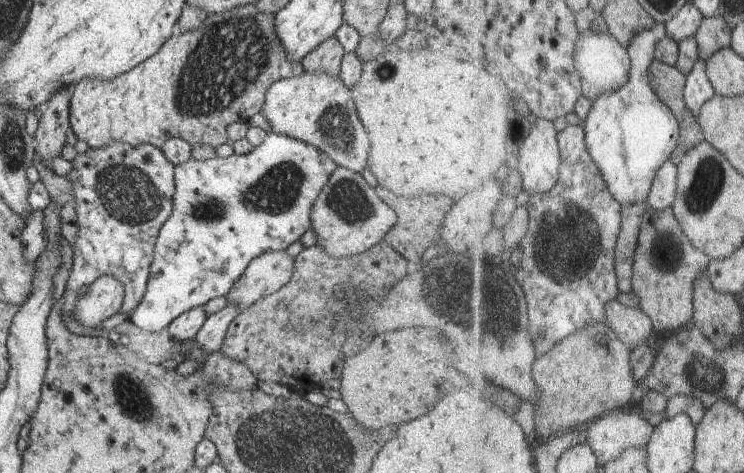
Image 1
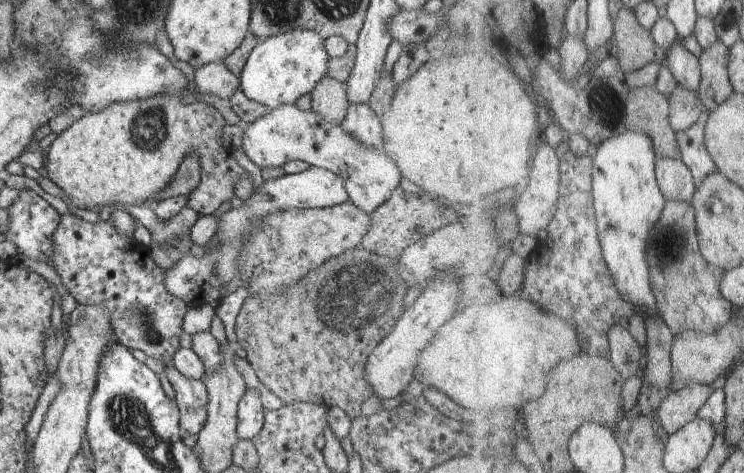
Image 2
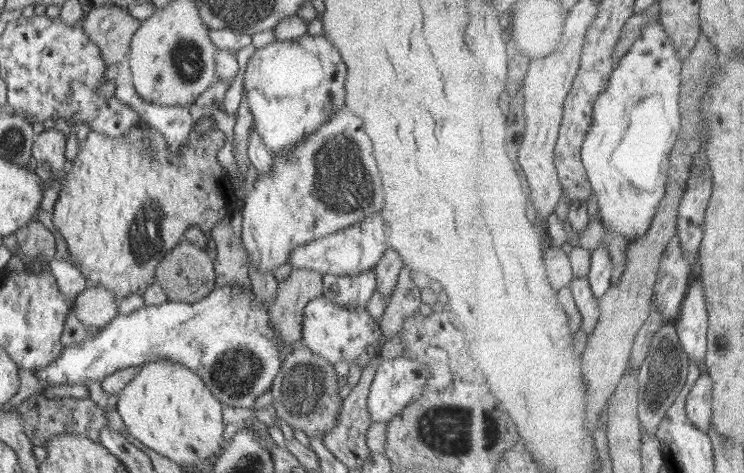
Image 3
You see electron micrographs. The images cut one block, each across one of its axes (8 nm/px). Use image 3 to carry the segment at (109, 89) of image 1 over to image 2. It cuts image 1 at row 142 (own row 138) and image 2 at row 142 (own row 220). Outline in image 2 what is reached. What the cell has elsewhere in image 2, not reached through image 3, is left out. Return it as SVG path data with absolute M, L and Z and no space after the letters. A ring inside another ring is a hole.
M156 95L149 99L109 104L97 113L88 113L64 131L48 148L46 172L48 178L62 189L67 202L77 209L90 209L94 206L112 205L115 202L126 205L142 205L153 201L157 193L163 191L175 177L178 167L187 153L194 152L200 158L201 179L189 195L187 208L198 216L214 214L224 202L231 202L235 196L234 186L240 178L242 168L234 160L232 151L221 143L221 130L224 117L204 101L182 104L182 97Z

